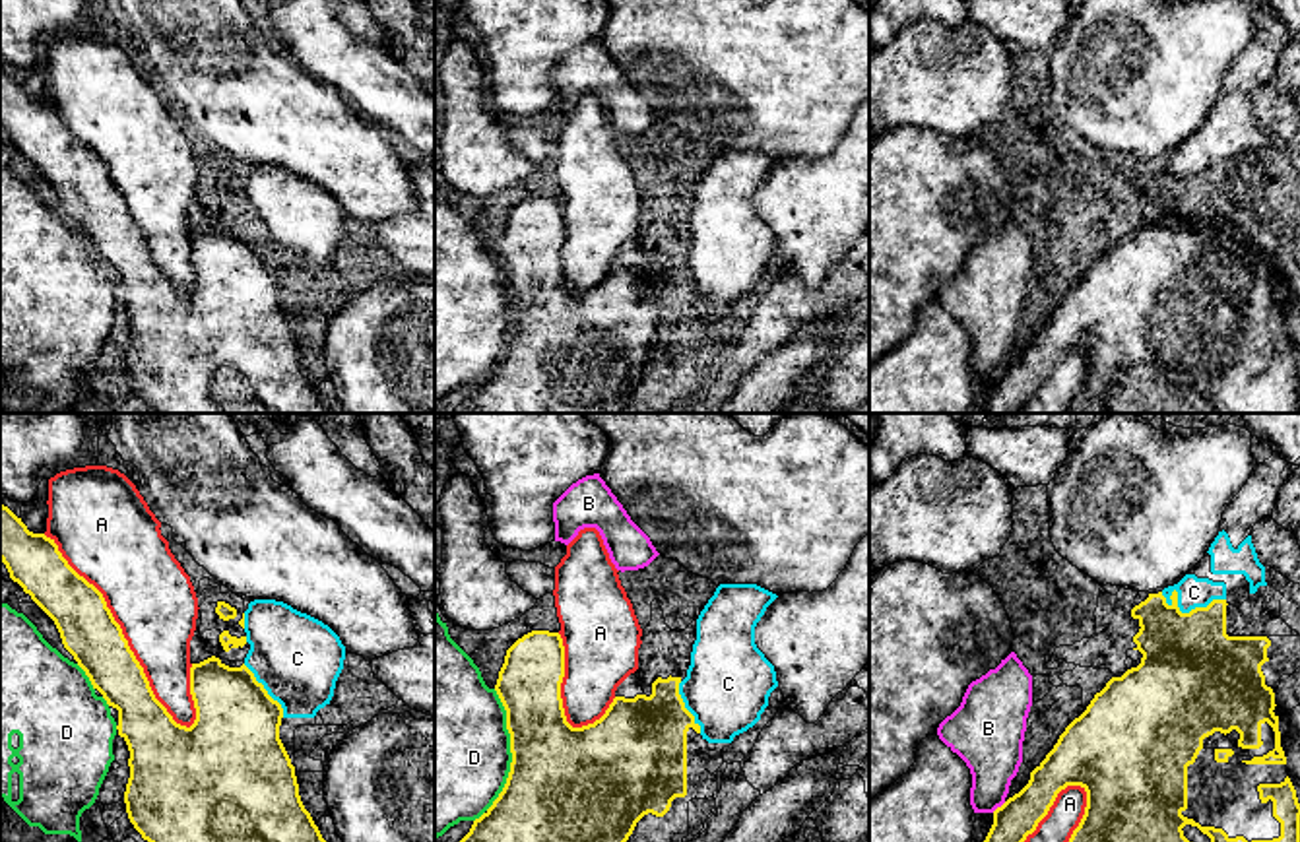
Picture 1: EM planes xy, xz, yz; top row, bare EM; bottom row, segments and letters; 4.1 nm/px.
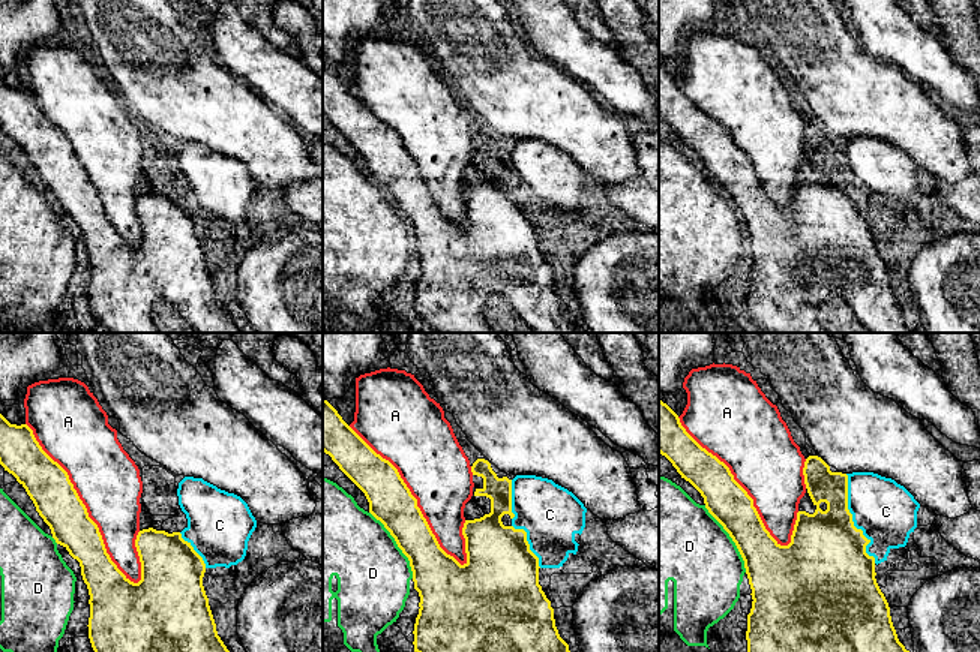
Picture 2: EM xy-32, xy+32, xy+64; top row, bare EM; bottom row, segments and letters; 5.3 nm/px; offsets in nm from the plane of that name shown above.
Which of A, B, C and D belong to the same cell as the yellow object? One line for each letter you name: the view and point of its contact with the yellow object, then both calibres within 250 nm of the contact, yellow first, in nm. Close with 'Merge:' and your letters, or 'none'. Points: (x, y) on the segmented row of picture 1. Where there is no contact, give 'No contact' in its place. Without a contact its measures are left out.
Merge: none

